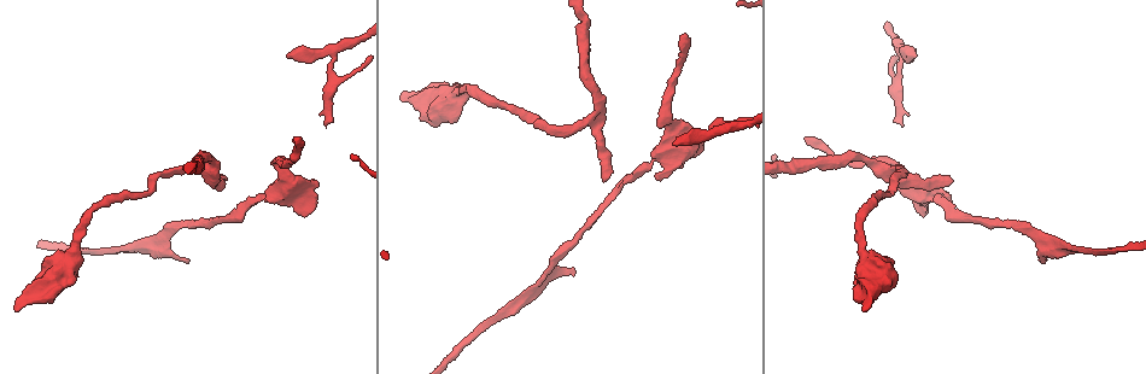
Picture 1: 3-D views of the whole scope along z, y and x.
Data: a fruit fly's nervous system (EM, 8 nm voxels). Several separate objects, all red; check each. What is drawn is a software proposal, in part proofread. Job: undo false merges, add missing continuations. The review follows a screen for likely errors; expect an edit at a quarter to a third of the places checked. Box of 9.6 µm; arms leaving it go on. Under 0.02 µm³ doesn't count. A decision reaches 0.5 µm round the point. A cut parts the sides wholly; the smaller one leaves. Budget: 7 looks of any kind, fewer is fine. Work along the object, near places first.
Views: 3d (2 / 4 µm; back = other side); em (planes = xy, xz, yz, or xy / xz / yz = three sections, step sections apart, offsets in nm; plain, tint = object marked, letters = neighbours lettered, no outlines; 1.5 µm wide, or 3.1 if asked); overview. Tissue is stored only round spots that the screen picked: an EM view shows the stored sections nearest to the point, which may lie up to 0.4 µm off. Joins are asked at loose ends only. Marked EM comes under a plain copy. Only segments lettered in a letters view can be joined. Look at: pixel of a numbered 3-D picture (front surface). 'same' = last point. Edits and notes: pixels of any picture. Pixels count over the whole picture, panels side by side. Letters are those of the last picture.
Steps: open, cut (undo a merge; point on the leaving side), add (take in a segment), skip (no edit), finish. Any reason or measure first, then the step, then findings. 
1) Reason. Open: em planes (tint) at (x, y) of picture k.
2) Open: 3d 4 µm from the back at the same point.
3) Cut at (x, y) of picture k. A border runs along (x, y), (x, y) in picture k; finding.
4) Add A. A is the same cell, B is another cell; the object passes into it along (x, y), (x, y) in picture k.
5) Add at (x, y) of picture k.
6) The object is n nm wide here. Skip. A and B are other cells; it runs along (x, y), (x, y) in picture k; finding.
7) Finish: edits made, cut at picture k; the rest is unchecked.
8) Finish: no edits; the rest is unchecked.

Thick end. Open: 3d 4 µm at (305, 215) of picture 1.

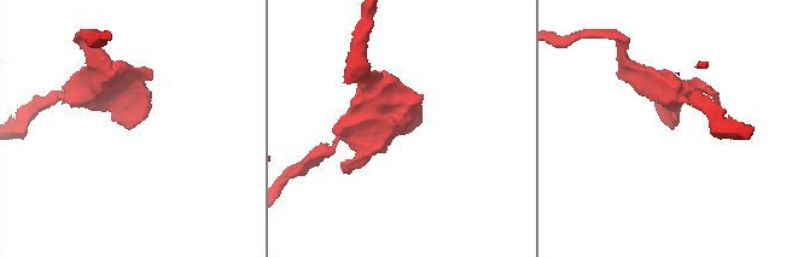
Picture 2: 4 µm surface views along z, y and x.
Shape alone is not enough. Open: em xy step 8 (letters) at (669, 126) of picture 2.

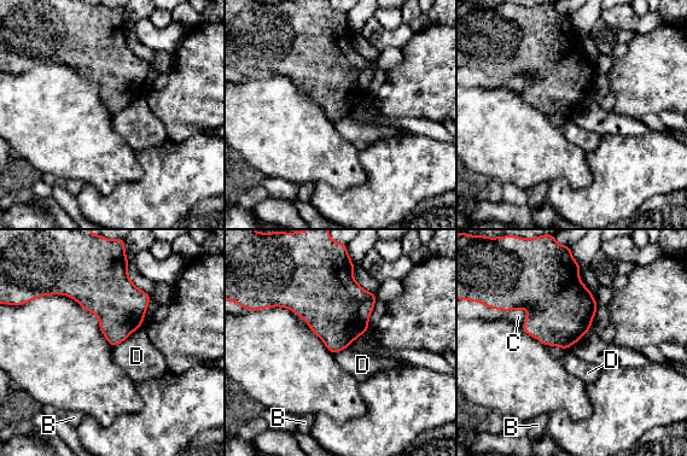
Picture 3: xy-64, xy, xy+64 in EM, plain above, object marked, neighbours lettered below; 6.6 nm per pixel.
Cut it another way. Open: em planes (letters) at the same point.

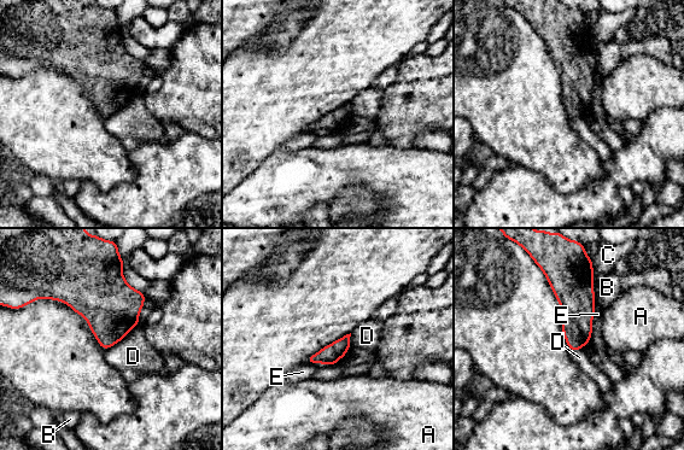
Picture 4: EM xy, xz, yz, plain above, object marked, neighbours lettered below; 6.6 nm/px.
The longest contact is with D, 280 nm. Skip. A, B, C, D and E are other cells; a border runs along (138, 323), (106, 350) in picture 4; no lettered segment goes on from it.

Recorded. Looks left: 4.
Branch stops here. Open: em planes (letters) at (603, 181) of picture 1.

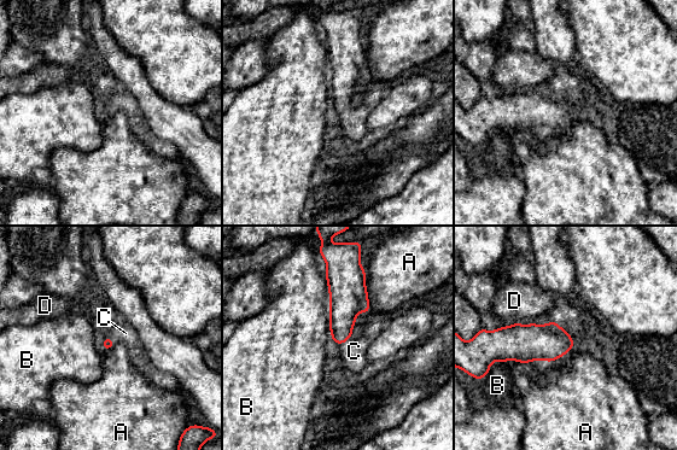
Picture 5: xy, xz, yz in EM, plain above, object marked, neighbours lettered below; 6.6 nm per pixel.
Add C. C is the same cell, A, B and D are other cells; it goes on there.

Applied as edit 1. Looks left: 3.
Side arm on a straight run. Open: 3d 2 µm at (332, 52) of picture 1.

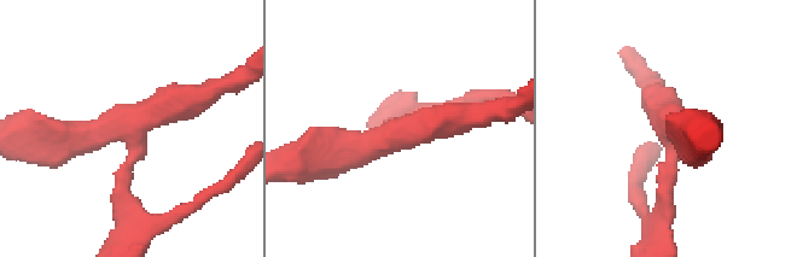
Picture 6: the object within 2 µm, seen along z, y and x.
3 arms meet here; shape alone is not enough. Open: em planes (letters) at (129, 126) of picture 6.

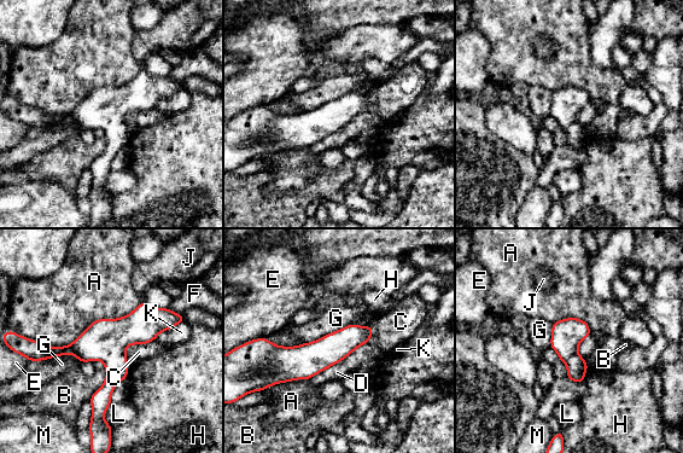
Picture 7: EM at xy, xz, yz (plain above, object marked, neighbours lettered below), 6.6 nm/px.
Skip. A, B, C, D, E, F, G, H, J, K, L and M are other cells; a border runs along (30, 360), (73, 354), (82, 363) in picture 7; continuous, no second neuron.

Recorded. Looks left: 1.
Finish: edits made, add at picture 5; the rest is unchecked.

